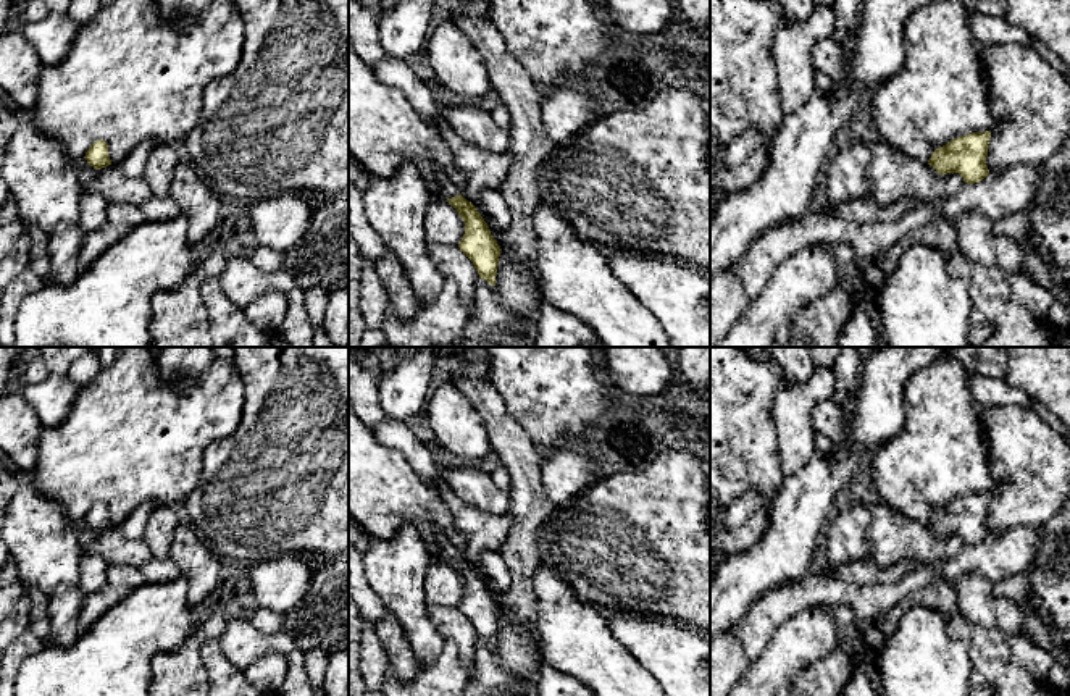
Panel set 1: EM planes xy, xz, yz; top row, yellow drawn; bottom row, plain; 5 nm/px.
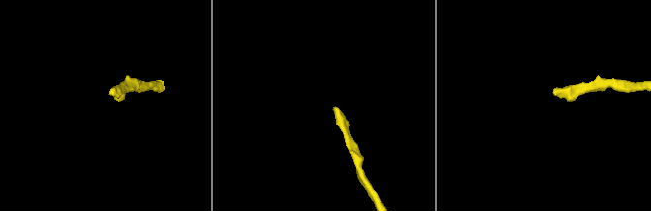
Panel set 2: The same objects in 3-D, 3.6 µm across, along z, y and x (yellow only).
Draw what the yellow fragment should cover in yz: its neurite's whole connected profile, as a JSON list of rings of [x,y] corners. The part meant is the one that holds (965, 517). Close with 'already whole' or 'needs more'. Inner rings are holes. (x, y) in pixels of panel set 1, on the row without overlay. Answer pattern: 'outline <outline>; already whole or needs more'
outline [[[989,493],[952,501],[933,514],[928,526],[938,536],[959,535],[967,546],[980,544],[989,536],[986,526],[989,501]]]; already whole

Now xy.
outline [[[103,501],[94,504],[89,509],[89,512],[86,514],[84,520],[95,531],[100,531],[100,530],[111,526],[111,522],[110,522],[110,517],[108,517],[108,505]]]; already whole

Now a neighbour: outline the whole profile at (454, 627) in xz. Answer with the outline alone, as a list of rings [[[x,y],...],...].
[[[426,606],[426,614],[445,643],[457,646],[462,665],[474,675],[474,652],[479,636],[458,607]]]

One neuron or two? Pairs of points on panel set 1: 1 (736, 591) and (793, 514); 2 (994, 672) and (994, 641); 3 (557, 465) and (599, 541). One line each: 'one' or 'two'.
1: one
2: one
3: two

